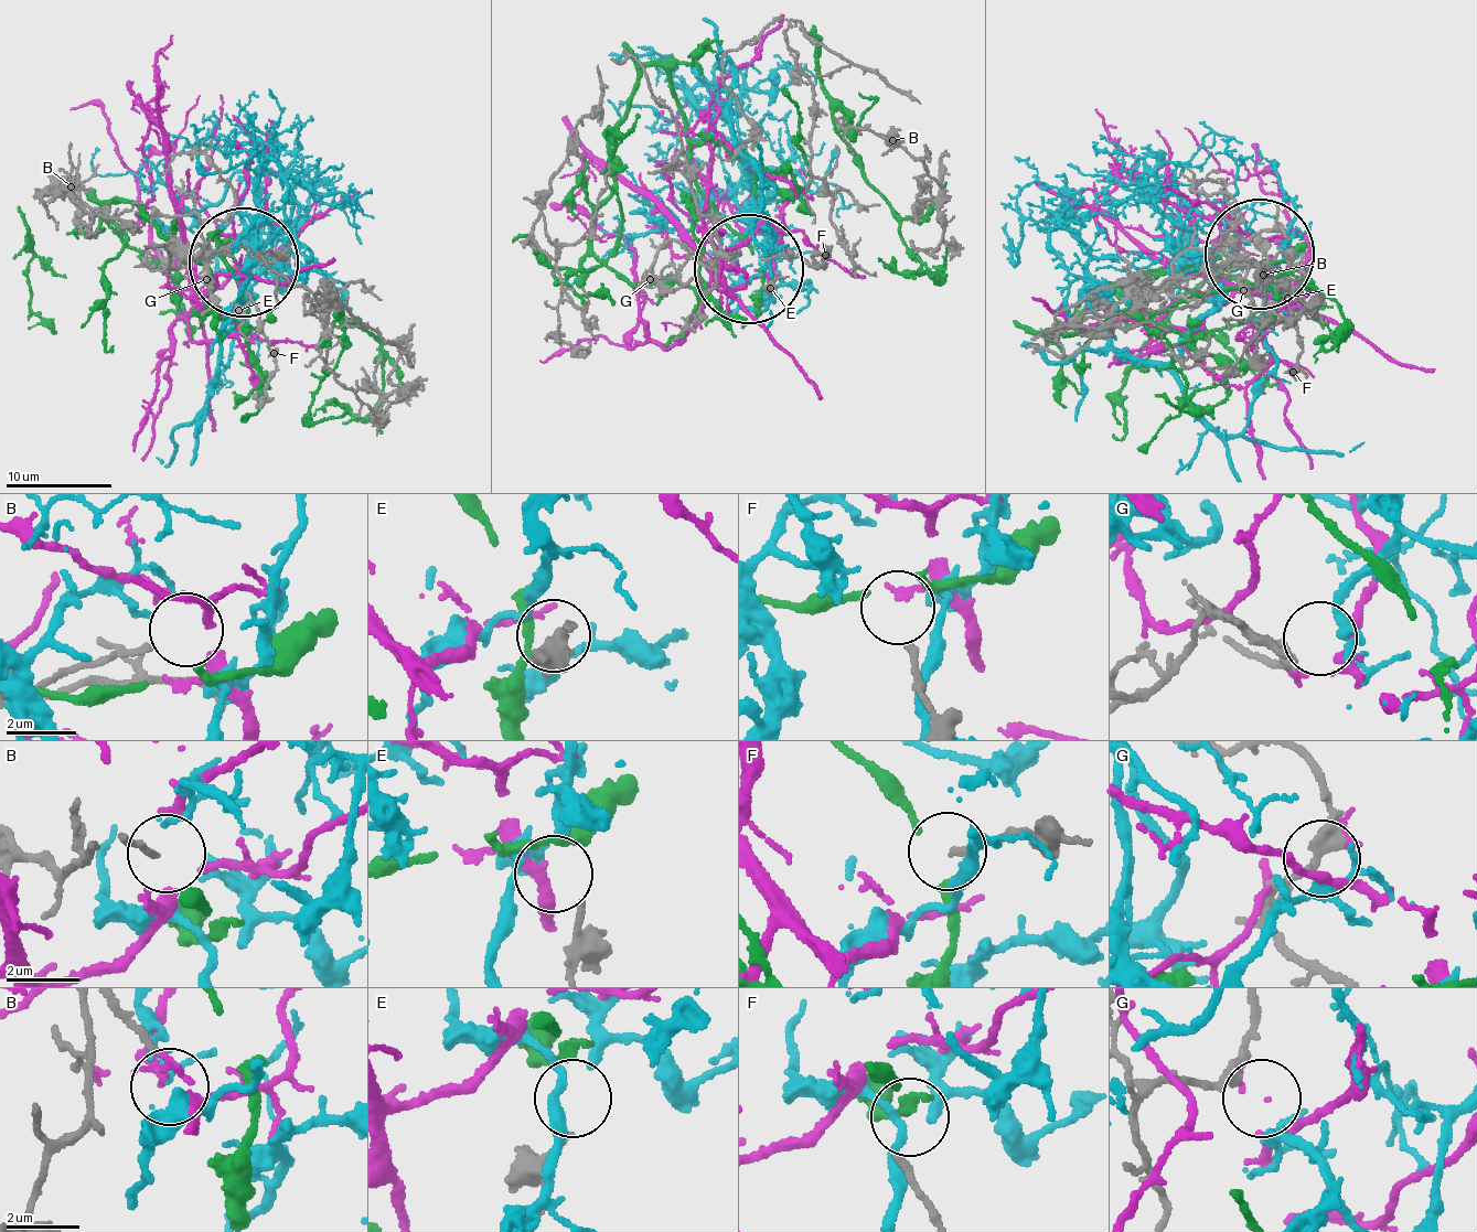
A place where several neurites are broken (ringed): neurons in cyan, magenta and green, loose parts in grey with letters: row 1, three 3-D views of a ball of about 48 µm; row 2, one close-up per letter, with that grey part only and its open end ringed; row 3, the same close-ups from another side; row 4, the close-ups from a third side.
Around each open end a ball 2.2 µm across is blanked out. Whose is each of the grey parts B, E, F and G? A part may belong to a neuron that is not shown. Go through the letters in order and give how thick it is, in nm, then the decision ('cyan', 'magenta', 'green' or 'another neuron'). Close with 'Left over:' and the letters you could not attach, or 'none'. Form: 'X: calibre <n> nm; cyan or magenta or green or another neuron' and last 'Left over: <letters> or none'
B: calibre 170 nm; another neuron
E: calibre 170 nm; another neuron
F: calibre 200 nm; green
G: calibre 300 nm; cyan
Left over: B, E

